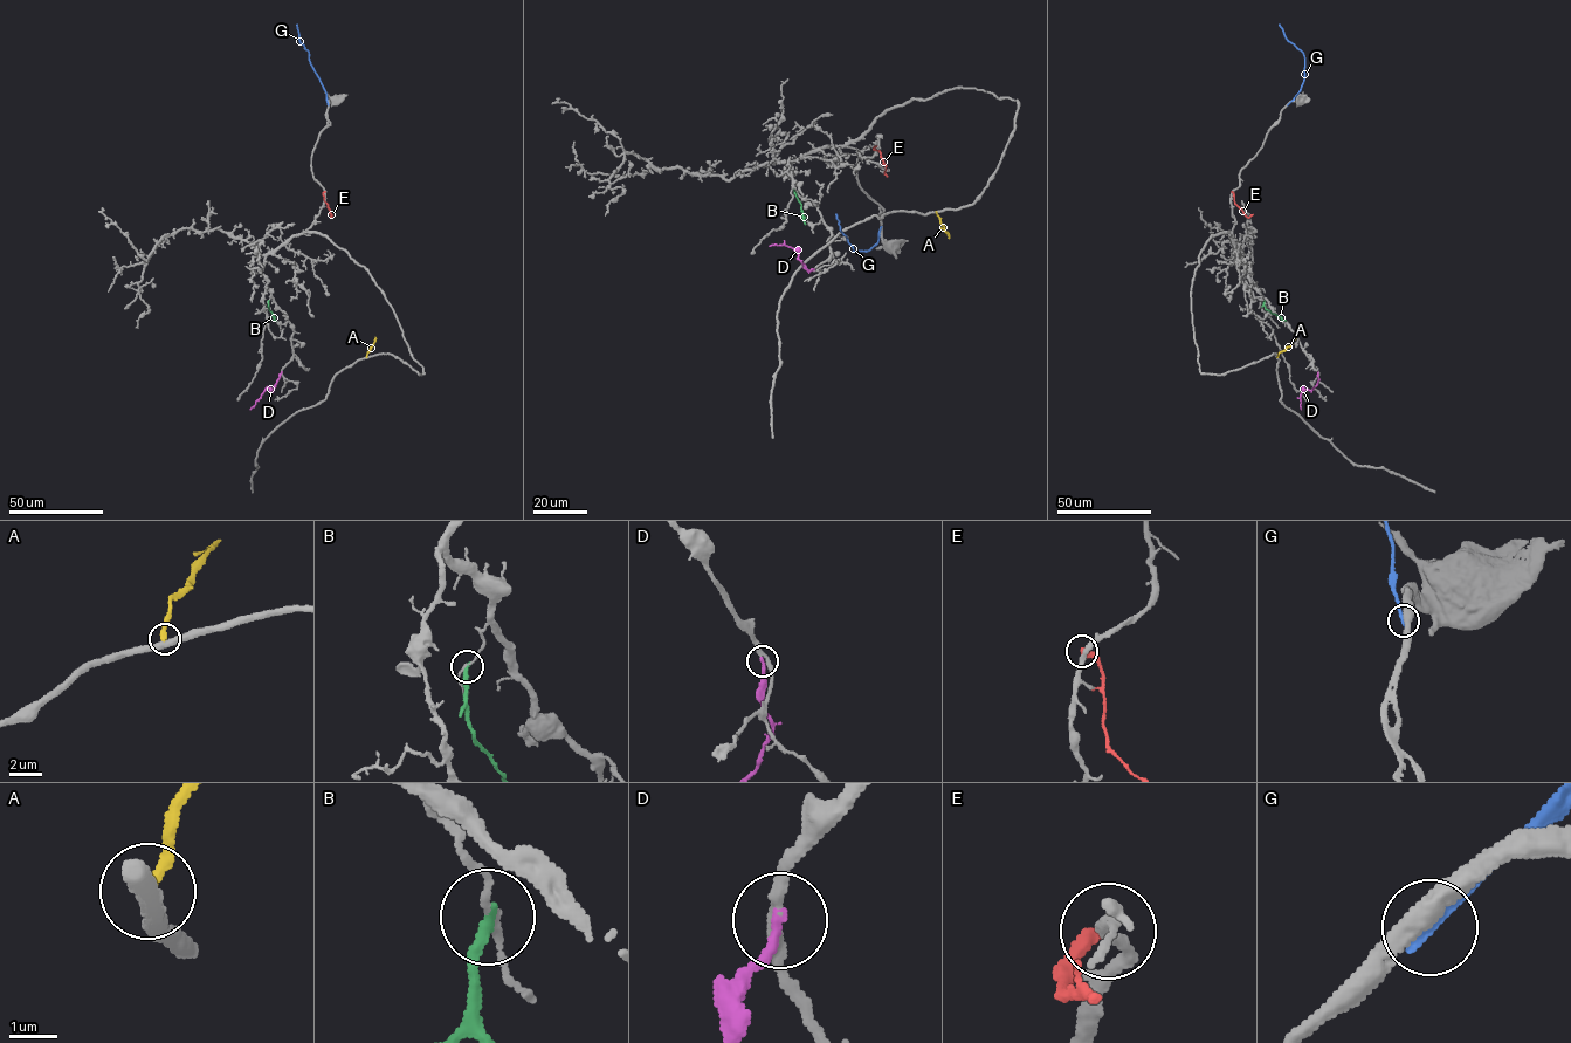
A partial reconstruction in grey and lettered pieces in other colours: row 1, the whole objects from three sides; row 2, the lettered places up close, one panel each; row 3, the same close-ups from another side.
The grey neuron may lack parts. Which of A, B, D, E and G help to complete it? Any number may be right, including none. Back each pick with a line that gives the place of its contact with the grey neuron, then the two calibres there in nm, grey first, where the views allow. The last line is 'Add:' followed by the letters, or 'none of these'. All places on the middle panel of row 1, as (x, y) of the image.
D: (814, 269) | 240/240 nm
Add: D

